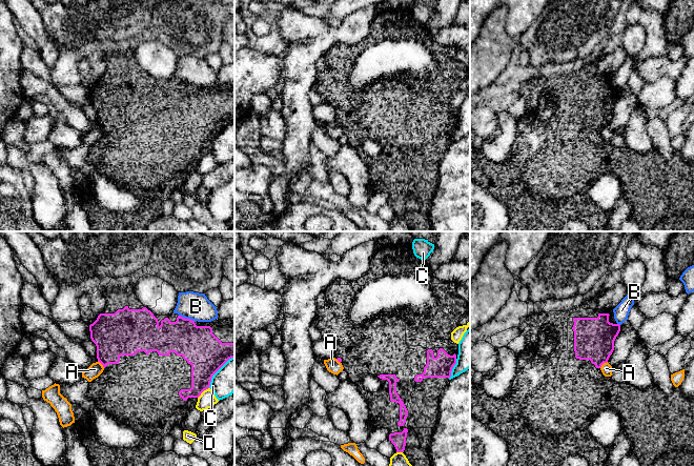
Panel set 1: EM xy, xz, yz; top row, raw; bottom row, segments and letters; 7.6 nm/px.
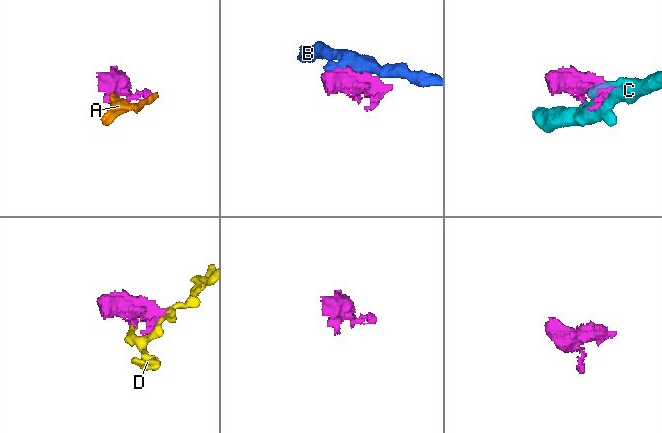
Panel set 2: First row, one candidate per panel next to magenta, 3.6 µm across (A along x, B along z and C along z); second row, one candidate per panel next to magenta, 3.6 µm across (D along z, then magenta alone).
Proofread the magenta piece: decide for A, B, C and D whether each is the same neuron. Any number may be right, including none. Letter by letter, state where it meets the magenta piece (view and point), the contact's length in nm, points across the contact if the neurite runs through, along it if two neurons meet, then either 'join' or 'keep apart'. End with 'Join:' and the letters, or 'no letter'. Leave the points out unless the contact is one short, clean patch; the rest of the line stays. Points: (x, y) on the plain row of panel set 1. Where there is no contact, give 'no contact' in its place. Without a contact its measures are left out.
A: contact yz (603, 127); length 80 nm; border yz (607, 125), (599, 132); keep apart
B: contact xy (186, 83); length 130 nm; keep apart
C: contact xz (452, 132); length 170 nm; border xz (456, 123), (451, 139), (448, 142); keep apart
D: contact xy (202, 156); length 120 nm; keep apart
Join: no letter

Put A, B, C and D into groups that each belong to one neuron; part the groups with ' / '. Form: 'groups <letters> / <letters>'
groups A D / B / C

